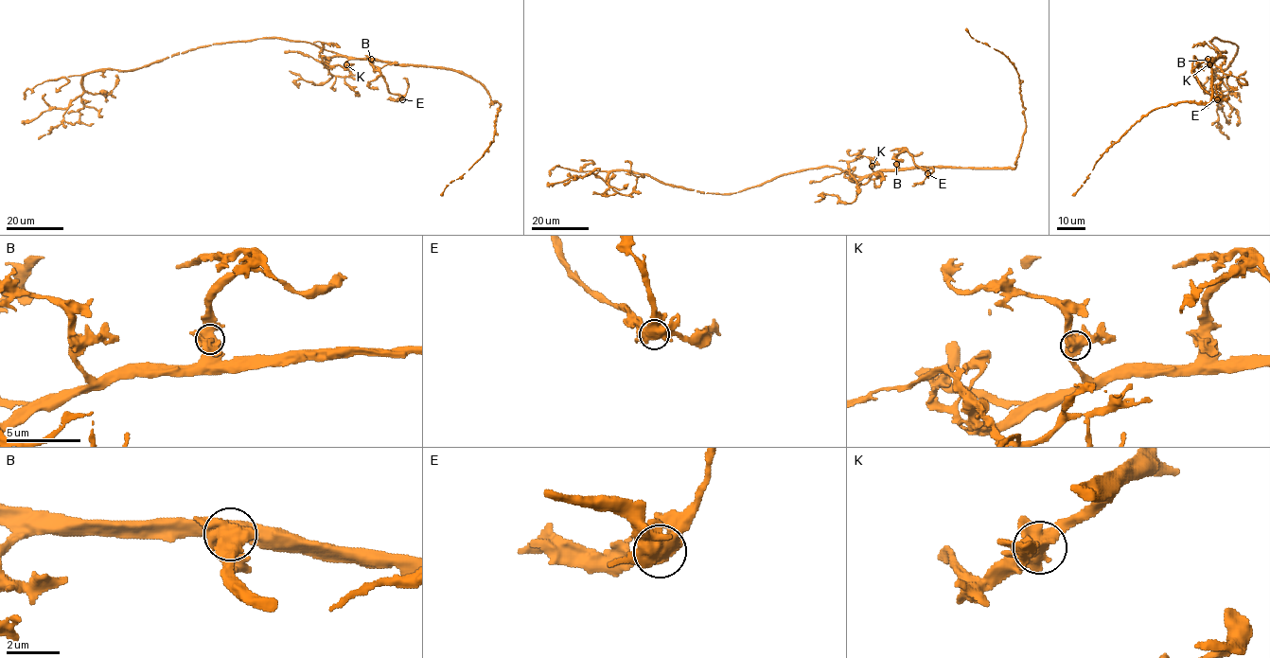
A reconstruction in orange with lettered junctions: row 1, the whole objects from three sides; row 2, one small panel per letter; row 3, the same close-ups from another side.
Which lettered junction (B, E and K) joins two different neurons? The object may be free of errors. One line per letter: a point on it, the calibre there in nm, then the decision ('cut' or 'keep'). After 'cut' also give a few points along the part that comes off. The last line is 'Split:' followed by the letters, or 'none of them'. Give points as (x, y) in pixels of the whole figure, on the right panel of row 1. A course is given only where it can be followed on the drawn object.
B: place (1208, 59); calibre 550 nm; keep
E: place (1217, 99); calibre 550 nm; keep
K: place (1209, 64); calibre 550 nm; keep
Split: none of them

